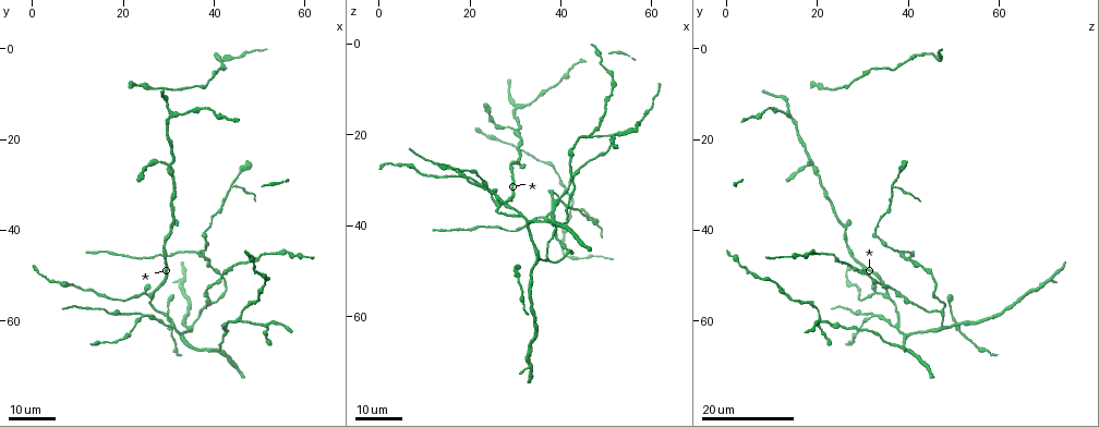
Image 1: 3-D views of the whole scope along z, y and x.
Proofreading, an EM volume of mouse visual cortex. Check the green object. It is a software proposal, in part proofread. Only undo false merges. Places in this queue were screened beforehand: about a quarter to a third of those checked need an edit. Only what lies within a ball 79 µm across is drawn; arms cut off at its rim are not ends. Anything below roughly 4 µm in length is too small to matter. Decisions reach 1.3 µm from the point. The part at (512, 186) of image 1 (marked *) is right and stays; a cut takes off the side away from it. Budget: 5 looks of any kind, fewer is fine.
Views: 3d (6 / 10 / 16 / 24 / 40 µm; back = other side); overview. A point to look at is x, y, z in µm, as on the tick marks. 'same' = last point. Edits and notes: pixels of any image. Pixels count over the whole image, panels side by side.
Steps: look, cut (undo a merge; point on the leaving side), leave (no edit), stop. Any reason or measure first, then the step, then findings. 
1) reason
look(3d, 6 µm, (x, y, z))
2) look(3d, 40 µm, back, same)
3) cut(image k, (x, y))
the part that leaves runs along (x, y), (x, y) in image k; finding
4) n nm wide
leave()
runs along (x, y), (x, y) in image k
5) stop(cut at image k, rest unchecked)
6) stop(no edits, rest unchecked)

three-way junction
look(3d, 24 µm, (24.0, 58.5, 32.0))

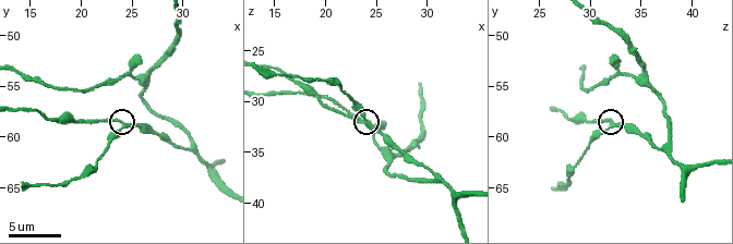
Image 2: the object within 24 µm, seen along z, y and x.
look(3d, 6 µm, (24.2, 59.0, 32.0))

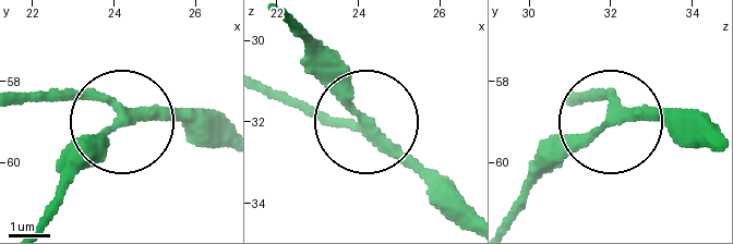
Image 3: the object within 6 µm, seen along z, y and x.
3 arms
leave()
runs along (220, 148), (179, 120), (137, 117), (57, 196) in image 3; one cell here

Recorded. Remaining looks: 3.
three-way junction
look(3d, 16 µm, (32.6, 63.6, 39.4))

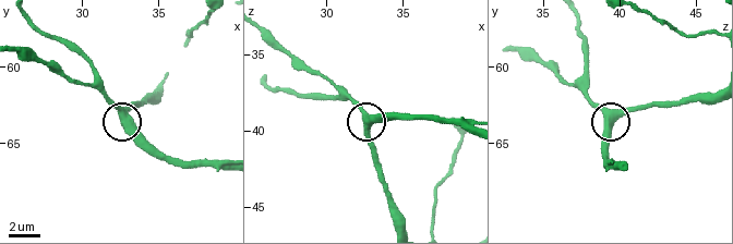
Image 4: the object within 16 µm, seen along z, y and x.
leave()
runs along (576, 19), (586, 88), (607, 116), (613, 120), (655, 106) in image 4; one cell here

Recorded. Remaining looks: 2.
three-way junction
look(3d, 24 µm, (35.5, 61.5, 47.0))

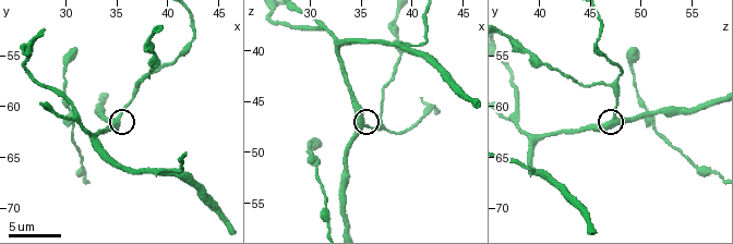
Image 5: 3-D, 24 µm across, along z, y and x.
look(3d, 10 µm, (35.2, 61.2, 47.4))

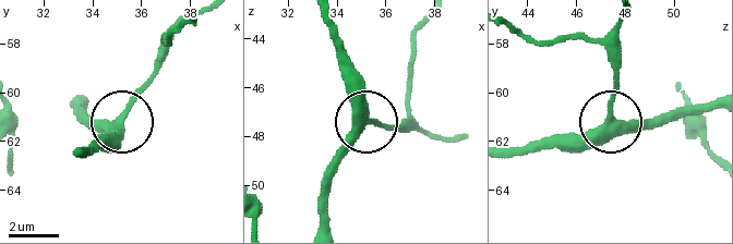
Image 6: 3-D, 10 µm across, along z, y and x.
300 nm wide
leave()
one cell here

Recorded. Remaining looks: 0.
stop(no edits, rest unchecked)

